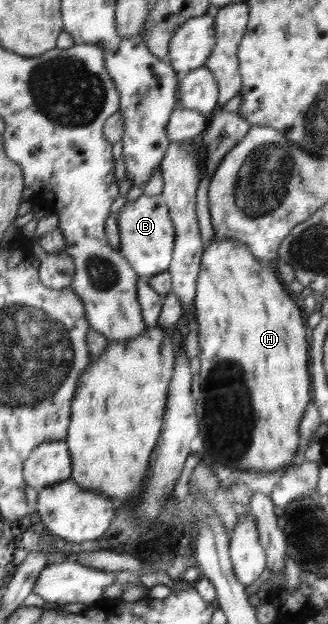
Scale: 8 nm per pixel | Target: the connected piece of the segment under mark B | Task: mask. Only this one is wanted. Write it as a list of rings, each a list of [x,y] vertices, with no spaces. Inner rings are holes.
[[[142,195],[136,201],[127,202],[117,215],[121,251],[132,269],[142,278],[166,272],[171,262],[175,244],[175,229],[167,202],[162,195]]]

